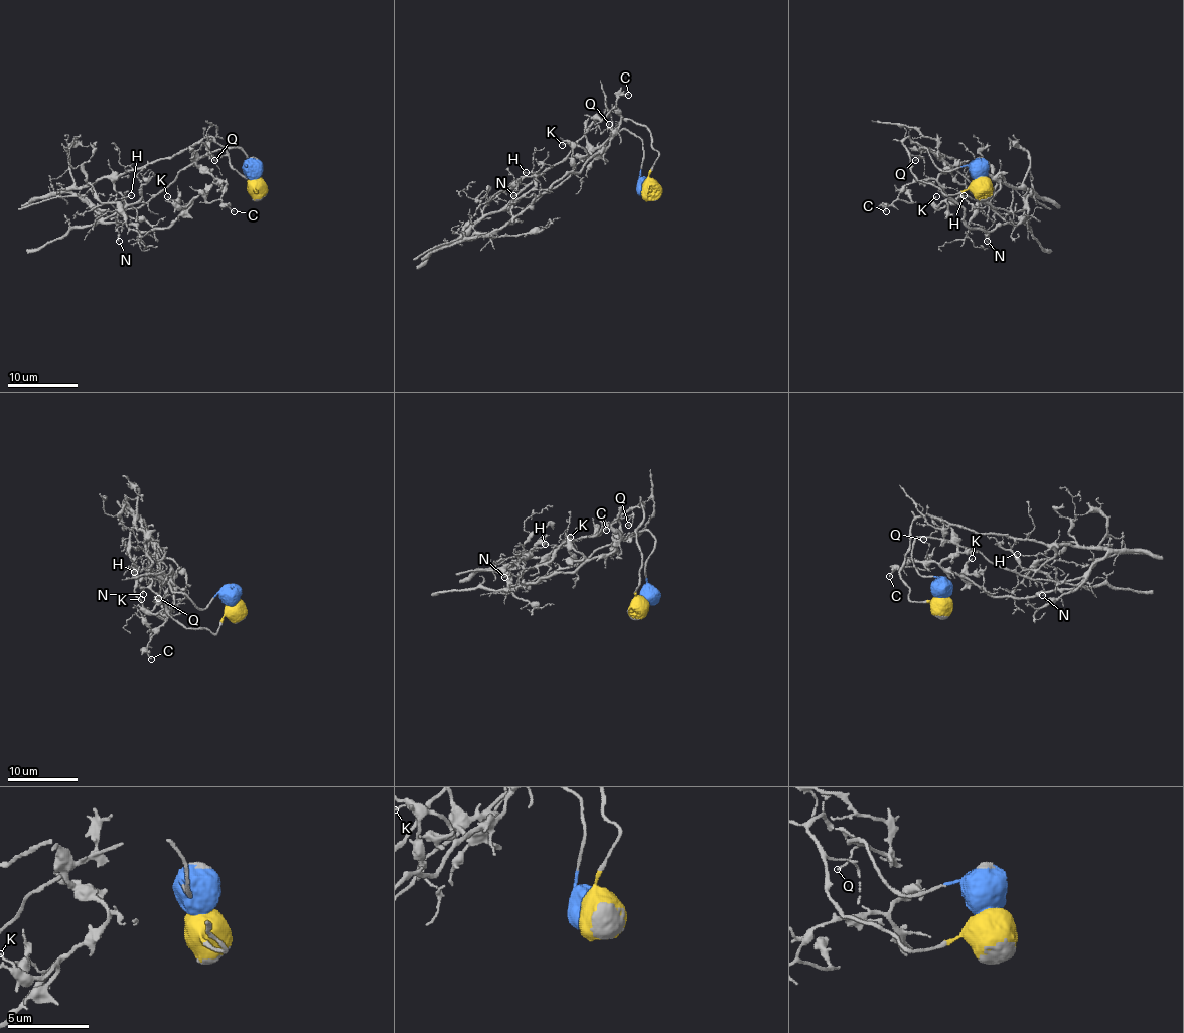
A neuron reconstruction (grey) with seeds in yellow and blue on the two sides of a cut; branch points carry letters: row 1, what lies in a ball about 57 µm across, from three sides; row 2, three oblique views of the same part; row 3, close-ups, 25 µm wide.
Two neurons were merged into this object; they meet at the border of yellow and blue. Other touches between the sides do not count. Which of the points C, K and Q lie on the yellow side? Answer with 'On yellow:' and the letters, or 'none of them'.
On yellow: Q

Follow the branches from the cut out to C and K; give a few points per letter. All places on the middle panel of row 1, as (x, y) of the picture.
C: (646, 187), (643, 142), (634, 135), (620, 129), (592, 152), (608, 145), (620, 117), (616, 101), (629, 94)
K: (646, 187), (641, 140), (625, 129), (592, 152), (601, 154), (608, 147), (592, 156), (567, 142), (562, 145)

